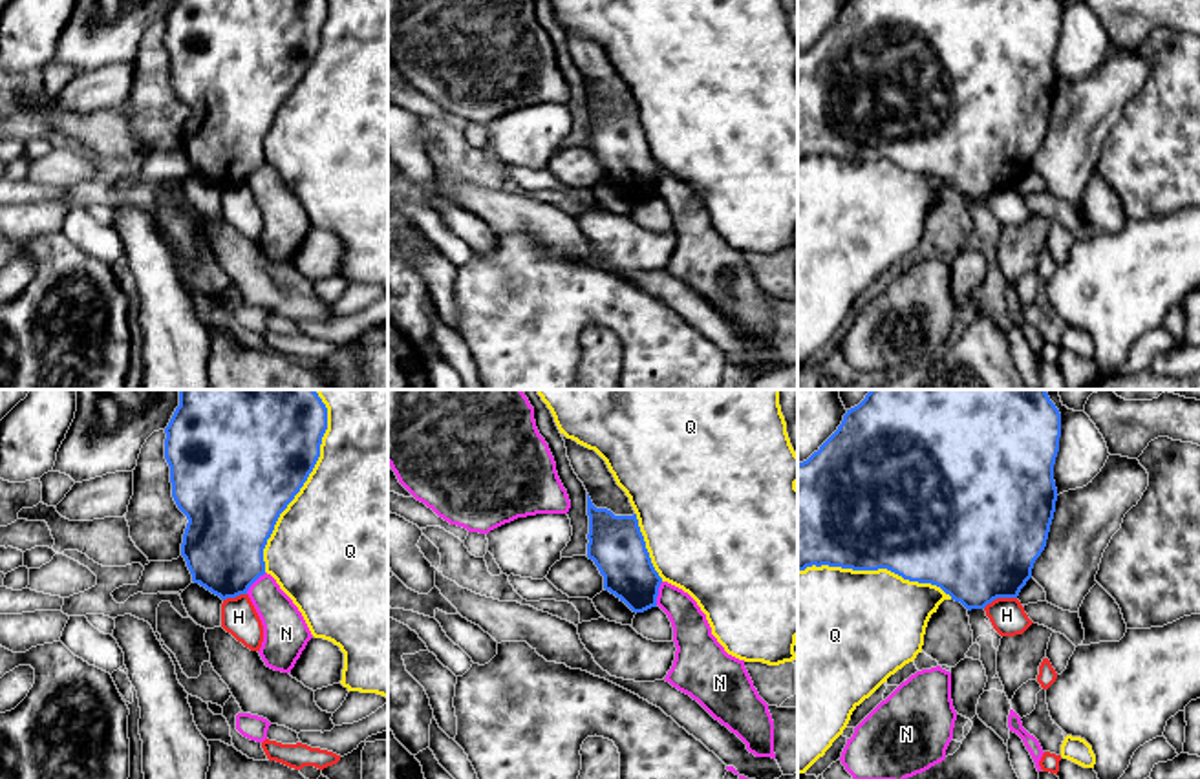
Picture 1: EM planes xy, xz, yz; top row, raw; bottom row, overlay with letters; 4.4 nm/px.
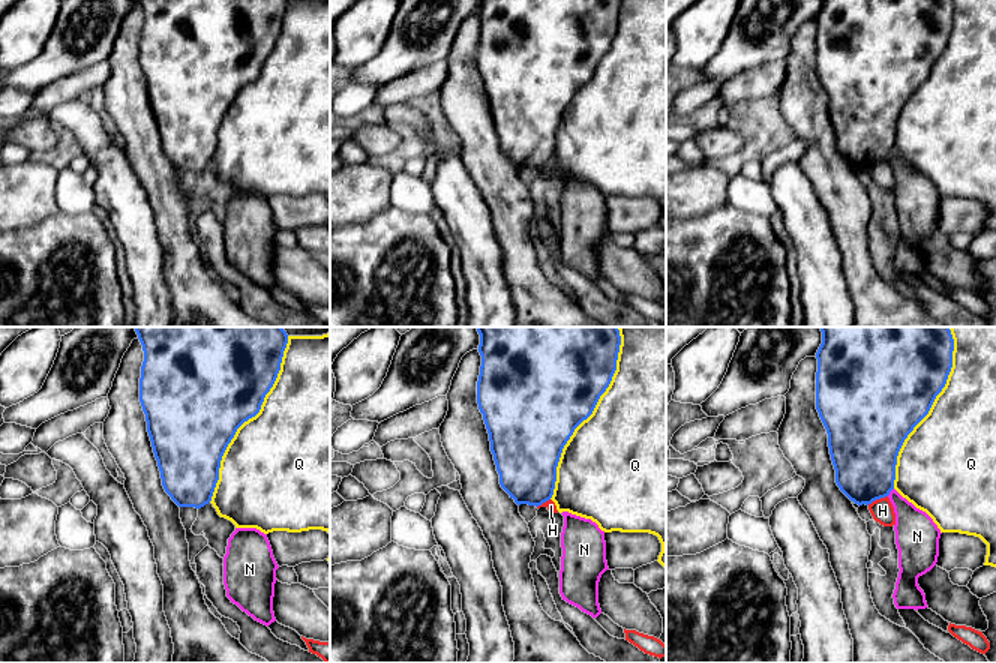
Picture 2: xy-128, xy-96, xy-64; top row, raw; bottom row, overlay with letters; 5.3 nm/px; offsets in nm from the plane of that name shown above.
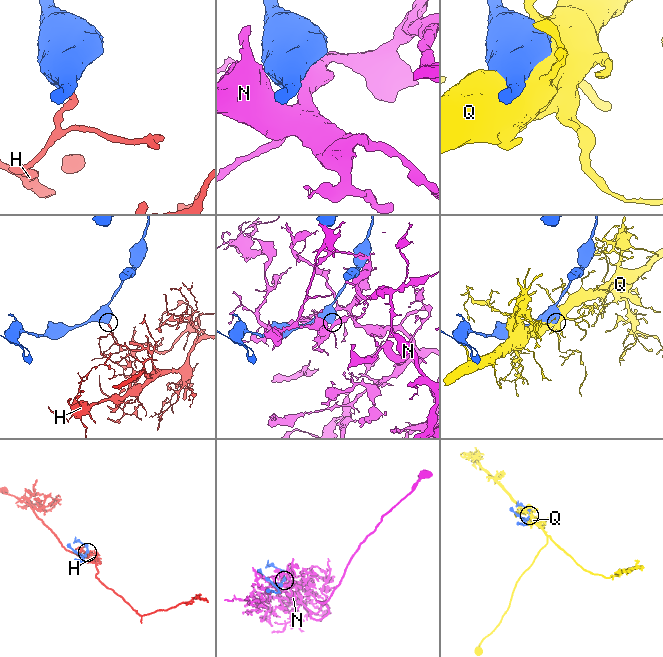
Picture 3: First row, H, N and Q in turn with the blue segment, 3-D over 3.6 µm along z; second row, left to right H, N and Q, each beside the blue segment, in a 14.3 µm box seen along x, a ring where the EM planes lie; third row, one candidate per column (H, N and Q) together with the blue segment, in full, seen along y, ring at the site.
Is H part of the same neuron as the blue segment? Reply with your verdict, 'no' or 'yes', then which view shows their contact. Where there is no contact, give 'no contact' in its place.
no; meets blue in yz

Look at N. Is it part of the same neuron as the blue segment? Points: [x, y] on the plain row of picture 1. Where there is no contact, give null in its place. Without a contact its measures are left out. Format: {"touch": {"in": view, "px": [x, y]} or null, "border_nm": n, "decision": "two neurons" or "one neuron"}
{"touch": {"in": "xy", "px": [255, 170]}, "border_nm": 130, "decision": "two neurons"}

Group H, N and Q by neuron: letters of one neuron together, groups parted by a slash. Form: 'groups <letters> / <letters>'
groups H / N / Q

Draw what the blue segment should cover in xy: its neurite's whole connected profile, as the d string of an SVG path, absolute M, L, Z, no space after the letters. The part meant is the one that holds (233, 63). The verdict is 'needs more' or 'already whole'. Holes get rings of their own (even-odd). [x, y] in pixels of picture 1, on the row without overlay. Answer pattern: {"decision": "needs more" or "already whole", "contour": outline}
{"decision": "already whole", "contour": "M176 0L165 18L172 88L188 113L181 146L199 174L221 190L247 185L265 165L263 139L280 104L318 48L327 0Z"}

